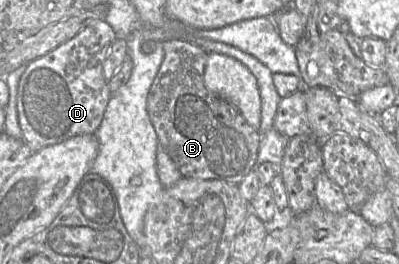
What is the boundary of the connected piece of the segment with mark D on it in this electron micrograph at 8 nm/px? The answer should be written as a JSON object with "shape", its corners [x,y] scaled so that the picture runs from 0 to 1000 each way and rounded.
{"shape":[[[263,76],[233,80],[216,106],[206,110],[188,140],[153,167],[115,208],[93,220],[65,246],[63,269],[55,280],[43,352],[43,424],[48,473],[55,496],[58,534],[73,553],[83,580],[125,549],[155,542],[185,515],[208,508],[238,508],[256,462],[261,424],[278,371],[271,307],[258,288],[258,239],[271,212],[271,201],[291,152],[291,133],[281,102]]]}

